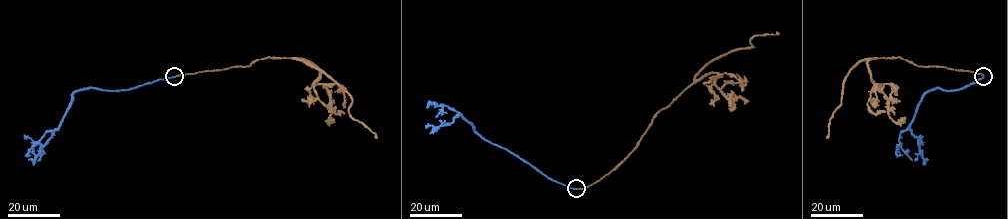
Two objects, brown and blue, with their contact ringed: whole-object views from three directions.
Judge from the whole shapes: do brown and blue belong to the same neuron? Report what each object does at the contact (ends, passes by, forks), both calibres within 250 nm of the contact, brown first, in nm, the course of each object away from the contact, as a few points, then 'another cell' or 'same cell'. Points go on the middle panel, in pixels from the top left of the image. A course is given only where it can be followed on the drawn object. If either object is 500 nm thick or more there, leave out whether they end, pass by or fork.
brown ends; blue ends; calibres 200 and 240 nm; course brown (576, 188), (613, 170), (652, 118), (704, 67), (731, 52), (753, 47), (750, 40), (755, 35), (779, 33); course blue (576, 188), (552, 180), (506, 150), (486, 141), (462, 116), (445, 105), (440, 105), (442, 110), (436, 118); same cell

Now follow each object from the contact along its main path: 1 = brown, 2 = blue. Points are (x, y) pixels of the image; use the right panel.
1: (983, 76), (943, 67), (918, 66), (902, 58), (862, 60), (846, 75), (841, 104), (830, 119), (827, 138)
2: (983, 76), (957, 90), (936, 88), (924, 95), (910, 125), (900, 135), (901, 149), (912, 160)

